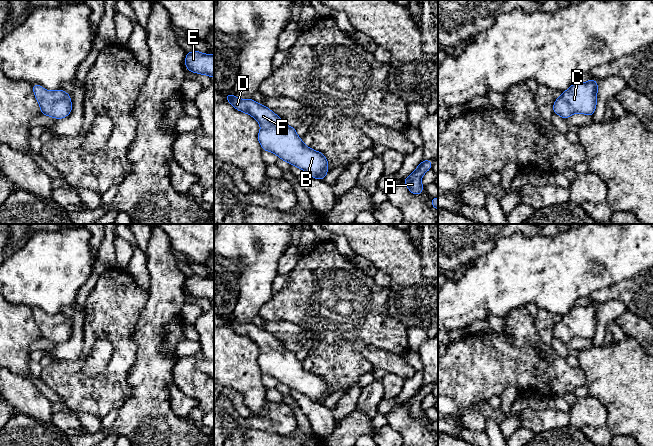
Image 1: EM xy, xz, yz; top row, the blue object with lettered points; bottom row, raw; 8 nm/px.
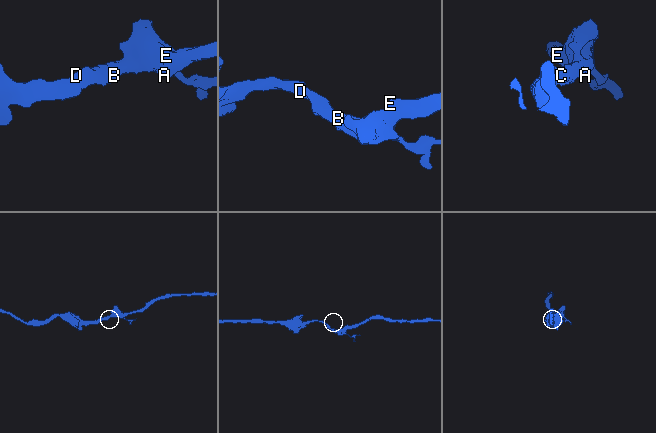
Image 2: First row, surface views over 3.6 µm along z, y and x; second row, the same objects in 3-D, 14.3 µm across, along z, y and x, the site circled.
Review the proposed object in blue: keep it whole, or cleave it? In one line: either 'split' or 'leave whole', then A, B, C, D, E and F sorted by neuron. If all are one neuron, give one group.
leave whole; groups A B C D E F

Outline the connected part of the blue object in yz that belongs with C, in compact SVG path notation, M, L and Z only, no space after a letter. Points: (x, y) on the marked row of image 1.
M593 78L585 83L573 83L555 100L553 112L563 119L576 113L593 116L597 104L597 92L598 83Z

